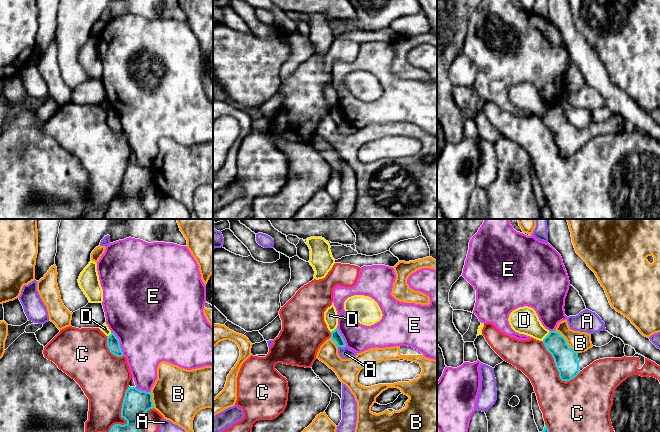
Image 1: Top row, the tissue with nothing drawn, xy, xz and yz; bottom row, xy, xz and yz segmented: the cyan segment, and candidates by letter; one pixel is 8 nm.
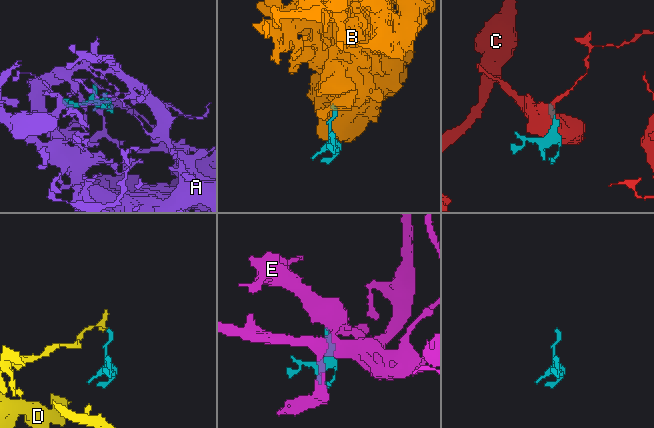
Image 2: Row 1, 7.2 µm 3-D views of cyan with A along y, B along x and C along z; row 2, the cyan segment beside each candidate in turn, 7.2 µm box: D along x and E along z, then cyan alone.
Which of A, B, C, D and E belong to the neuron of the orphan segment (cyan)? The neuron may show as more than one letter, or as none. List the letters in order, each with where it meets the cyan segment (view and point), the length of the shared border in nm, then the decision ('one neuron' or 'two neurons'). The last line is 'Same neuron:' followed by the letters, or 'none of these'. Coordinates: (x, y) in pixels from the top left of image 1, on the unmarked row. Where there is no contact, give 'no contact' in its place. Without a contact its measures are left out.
A: xz (342, 123) | 60 nm | two neurons
B: yz (566, 118) | 260 nm | two neurons
C: xy (121, 192) | 440 nm | two neurons
D: yz (546, 112) | 110 nm | two neurons
E: xy (119, 119) | 220 nm | two neurons
Same neuron: none of these

